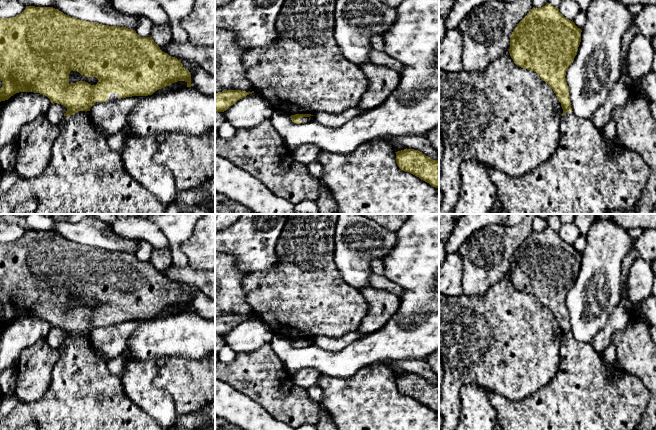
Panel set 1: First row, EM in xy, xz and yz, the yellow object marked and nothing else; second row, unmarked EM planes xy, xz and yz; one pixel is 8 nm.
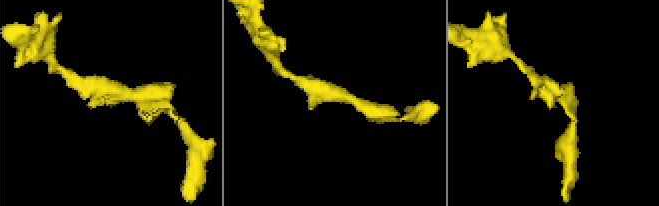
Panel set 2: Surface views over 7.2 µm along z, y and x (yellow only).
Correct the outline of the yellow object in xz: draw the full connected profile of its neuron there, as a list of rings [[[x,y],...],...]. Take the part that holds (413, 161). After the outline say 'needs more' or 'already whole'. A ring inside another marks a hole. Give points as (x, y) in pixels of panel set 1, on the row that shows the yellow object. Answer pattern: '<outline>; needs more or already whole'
[[[406,148],[395,153],[396,163],[401,170],[409,172],[439,189],[439,160],[433,160],[414,149]]]; already whole

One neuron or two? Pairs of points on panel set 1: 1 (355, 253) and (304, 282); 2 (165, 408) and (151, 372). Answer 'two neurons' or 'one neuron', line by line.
1: two neurons
2: one neuron

